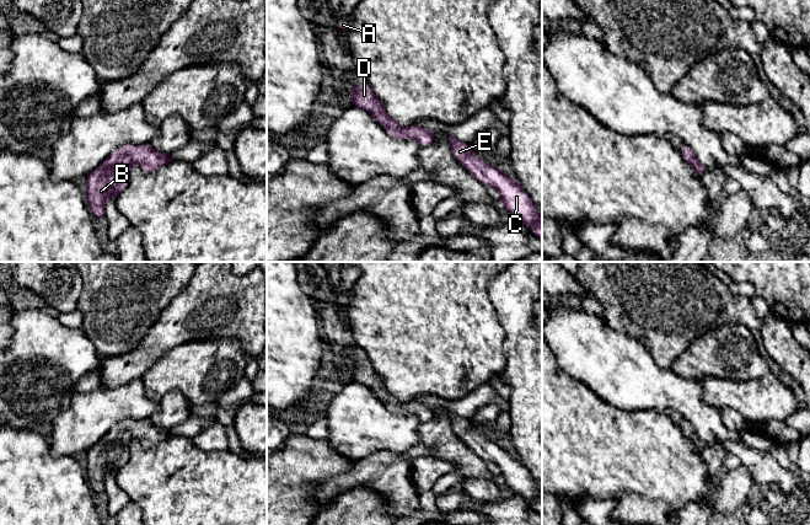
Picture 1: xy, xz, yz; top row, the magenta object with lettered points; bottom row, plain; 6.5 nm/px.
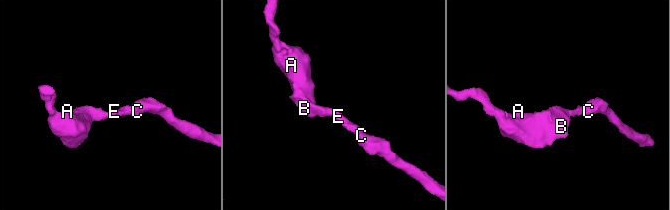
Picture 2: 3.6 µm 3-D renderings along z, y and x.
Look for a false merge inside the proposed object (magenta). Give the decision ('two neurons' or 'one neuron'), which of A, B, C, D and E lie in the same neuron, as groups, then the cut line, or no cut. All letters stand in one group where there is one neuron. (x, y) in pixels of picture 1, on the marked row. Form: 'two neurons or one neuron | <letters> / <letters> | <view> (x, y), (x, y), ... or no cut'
one neuron | A B C D E | no cut

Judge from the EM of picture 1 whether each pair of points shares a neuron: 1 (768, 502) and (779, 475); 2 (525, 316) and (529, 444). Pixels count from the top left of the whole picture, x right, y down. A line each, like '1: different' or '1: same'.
1: different
2: same

